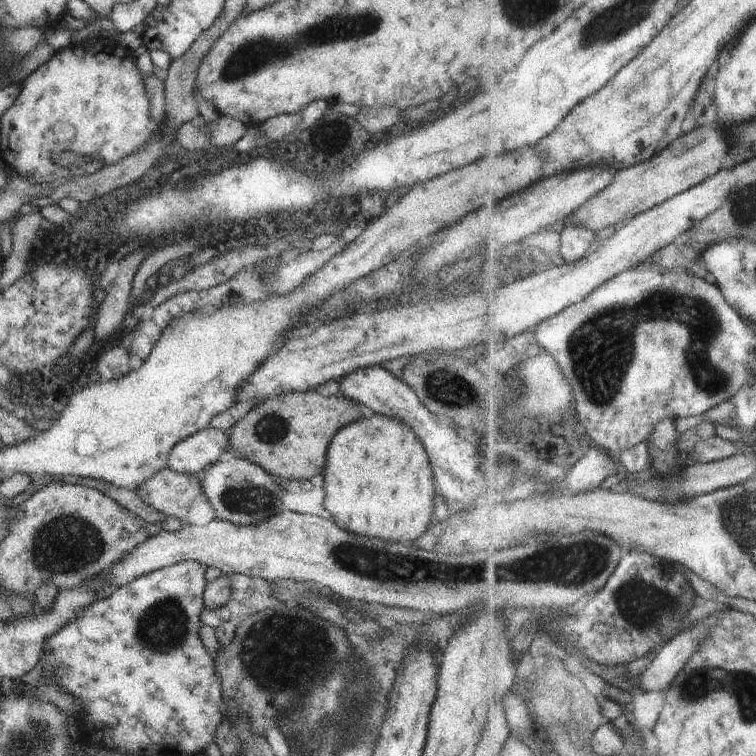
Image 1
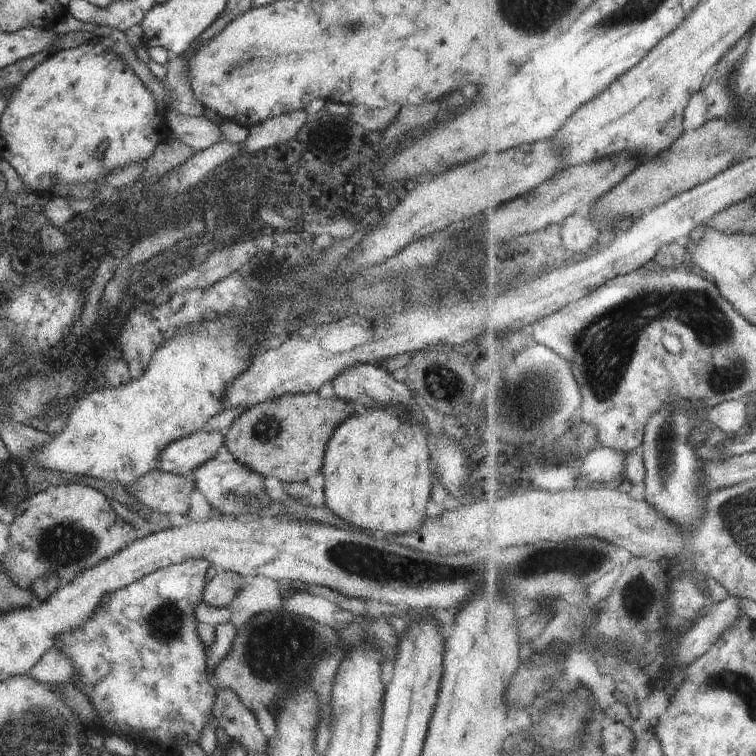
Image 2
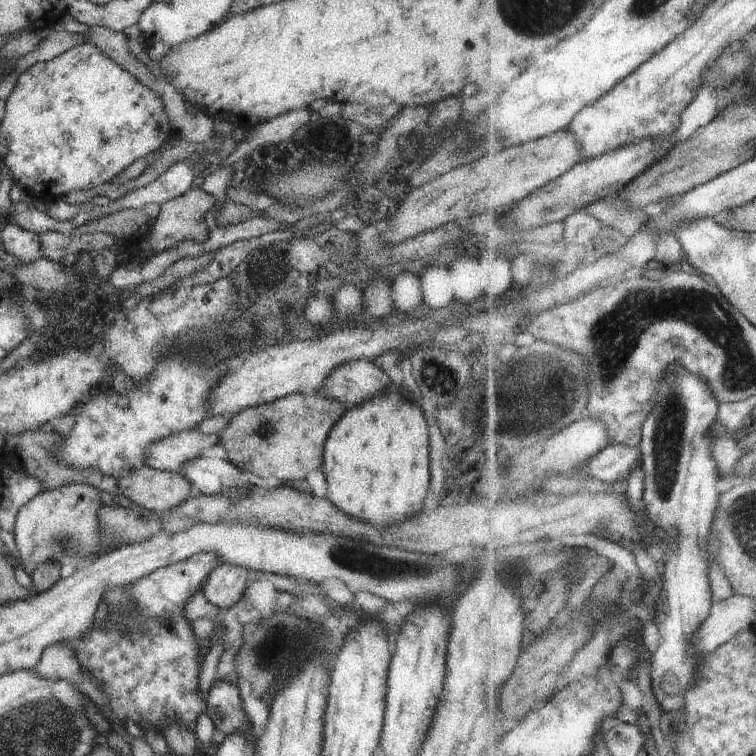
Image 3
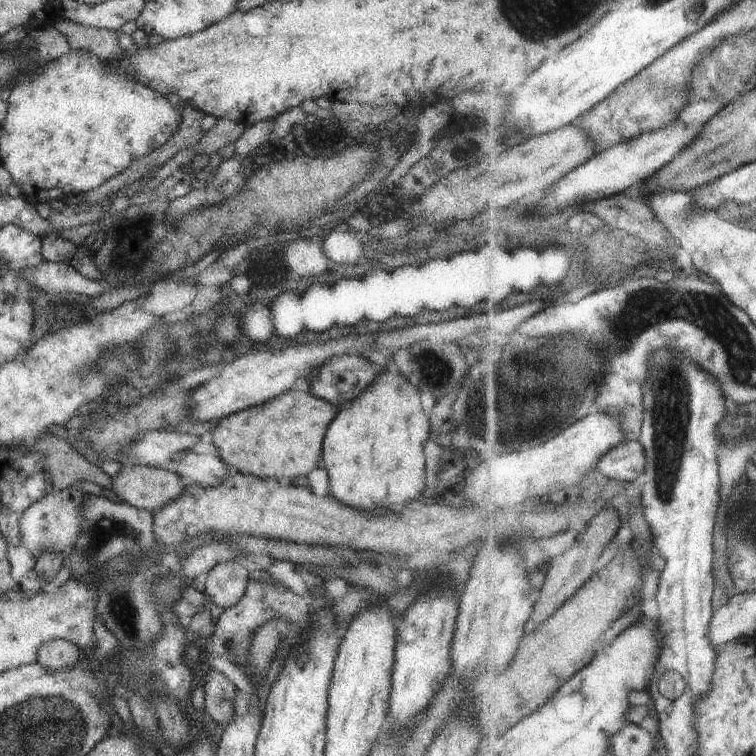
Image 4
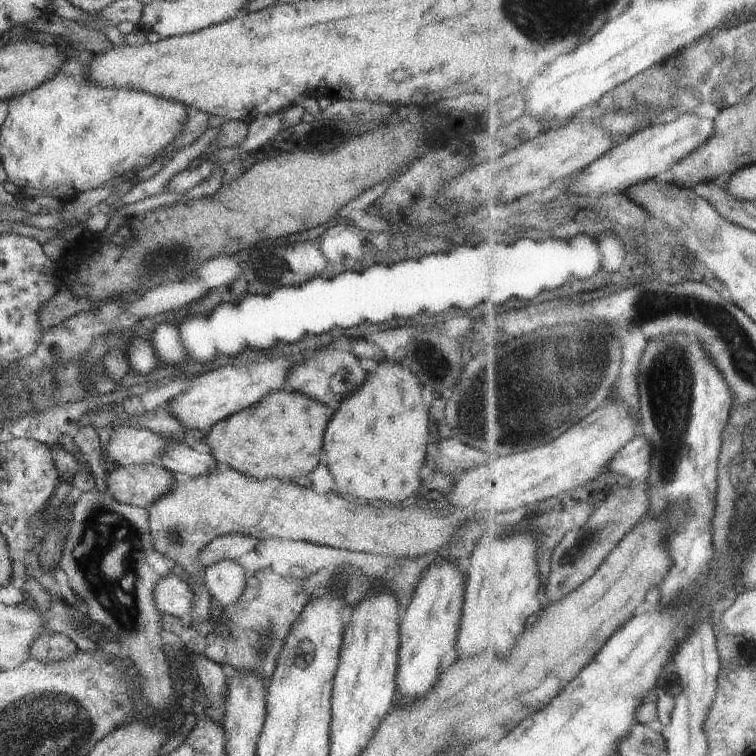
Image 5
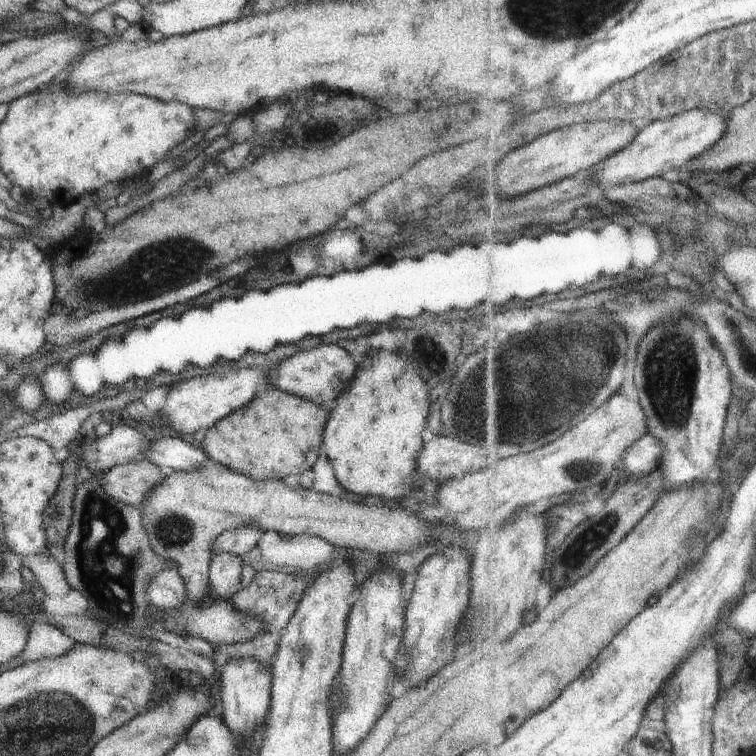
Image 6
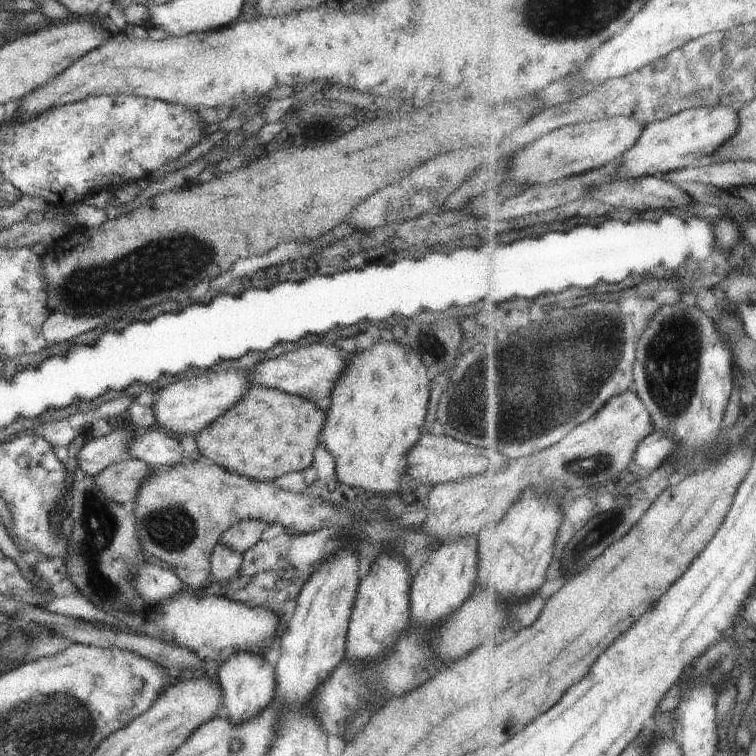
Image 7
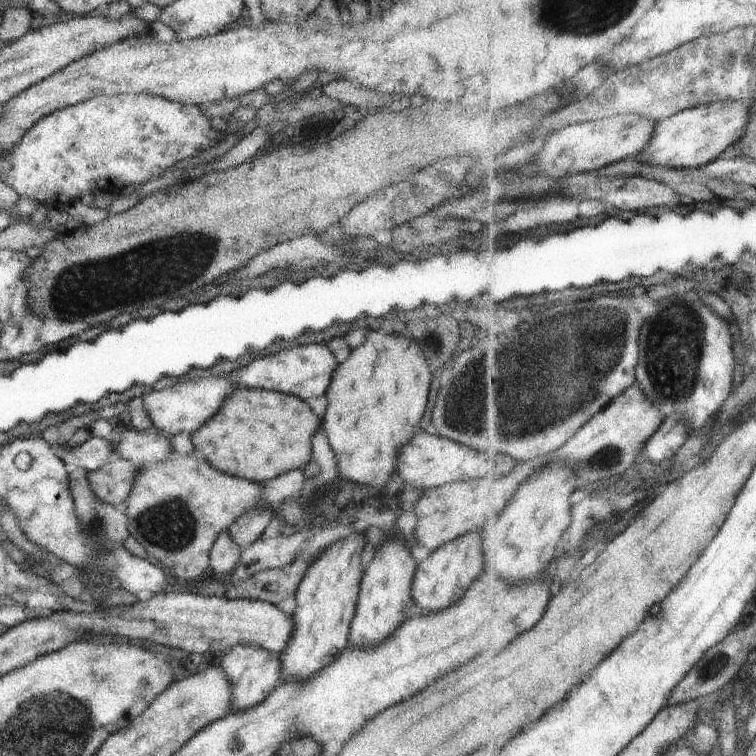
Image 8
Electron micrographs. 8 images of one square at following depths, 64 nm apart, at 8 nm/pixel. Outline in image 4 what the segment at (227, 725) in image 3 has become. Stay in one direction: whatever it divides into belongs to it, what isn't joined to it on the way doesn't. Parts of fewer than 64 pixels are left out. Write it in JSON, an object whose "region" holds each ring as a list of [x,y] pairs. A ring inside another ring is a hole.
{"region":[[[213,666],[203,677],[205,709],[216,722],[228,724],[233,719],[233,698],[235,686]]]}

